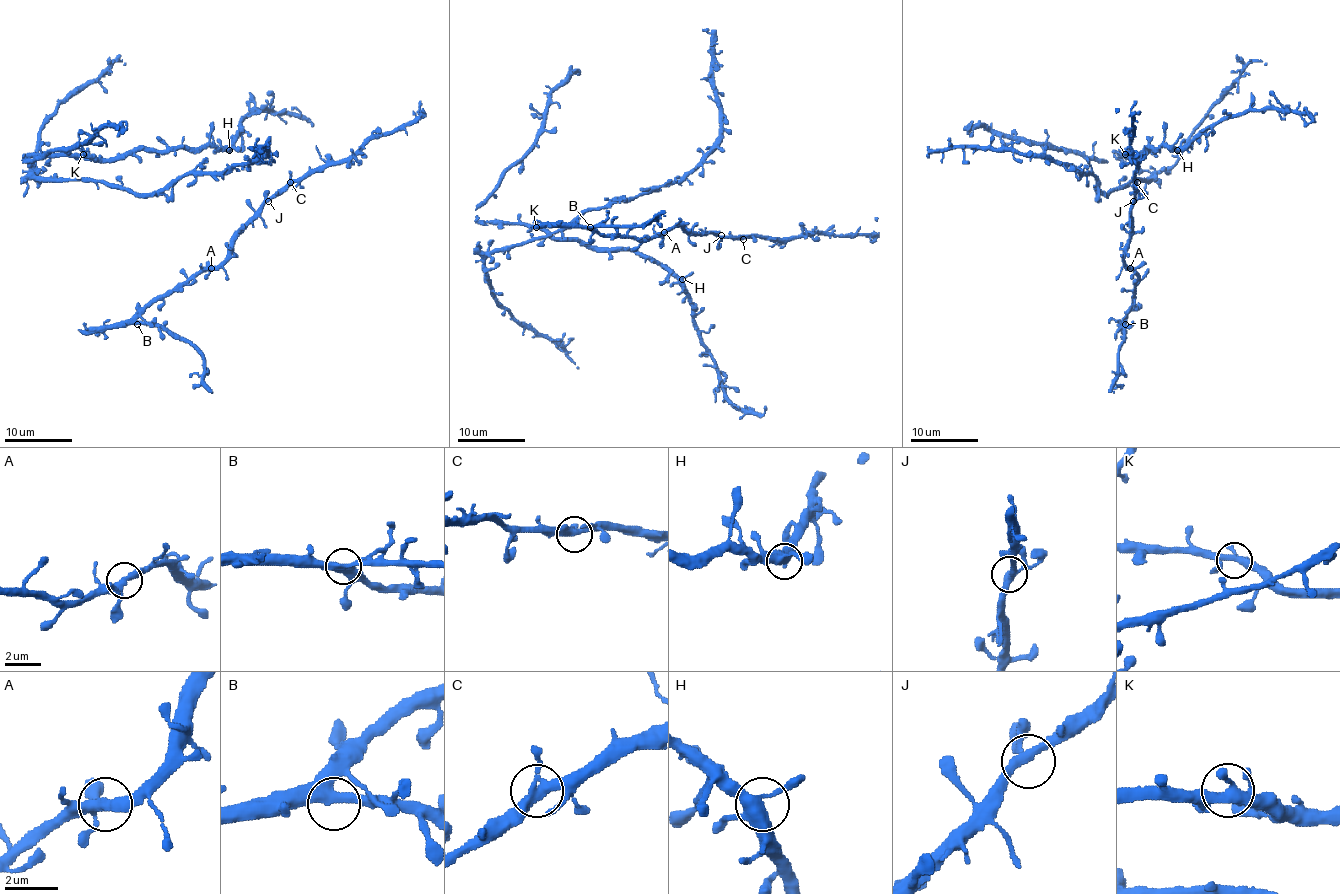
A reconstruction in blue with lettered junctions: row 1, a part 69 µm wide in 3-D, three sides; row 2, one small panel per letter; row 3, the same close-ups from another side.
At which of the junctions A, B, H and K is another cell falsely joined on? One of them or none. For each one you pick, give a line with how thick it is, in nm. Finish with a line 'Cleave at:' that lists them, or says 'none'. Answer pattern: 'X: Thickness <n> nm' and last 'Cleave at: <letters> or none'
Cleave at: none

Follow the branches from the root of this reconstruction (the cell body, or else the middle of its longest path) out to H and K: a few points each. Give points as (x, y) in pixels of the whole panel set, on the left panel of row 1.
H: (113, 157), (126, 157), (138, 150), (207, 147), (229, 150)
K: (113, 157), (91, 159), (83, 154)

